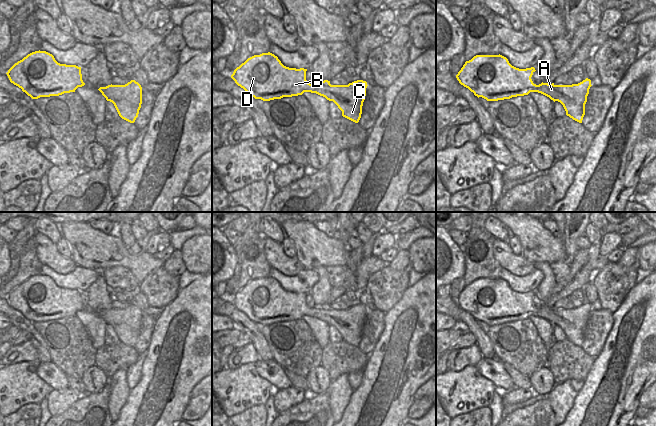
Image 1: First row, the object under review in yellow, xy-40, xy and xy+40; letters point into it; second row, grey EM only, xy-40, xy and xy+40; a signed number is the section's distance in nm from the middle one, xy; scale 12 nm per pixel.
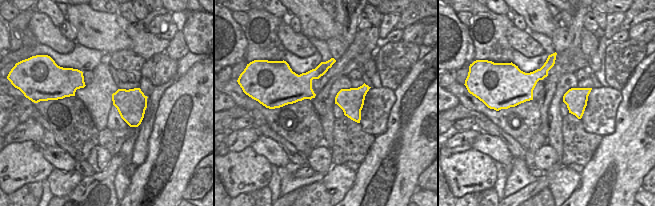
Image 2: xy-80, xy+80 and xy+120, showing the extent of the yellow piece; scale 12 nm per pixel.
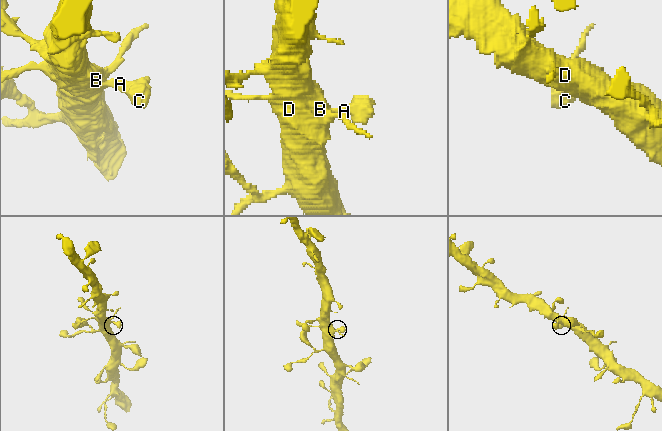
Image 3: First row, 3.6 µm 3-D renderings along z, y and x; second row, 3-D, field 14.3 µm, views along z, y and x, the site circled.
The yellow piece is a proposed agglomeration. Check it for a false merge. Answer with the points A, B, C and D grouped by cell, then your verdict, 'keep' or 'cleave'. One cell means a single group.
A B C D | keep

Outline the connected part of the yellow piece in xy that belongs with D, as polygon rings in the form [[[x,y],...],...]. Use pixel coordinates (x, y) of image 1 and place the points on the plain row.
[[[268,276],[248,282],[234,294],[231,302],[250,320],[263,325],[298,320],[304,316],[316,317],[329,325],[333,325],[342,335],[343,341],[355,347],[359,346],[366,320],[366,312],[368,310],[366,305],[357,304],[348,309],[331,309],[330,305],[324,304],[315,305],[314,308],[310,308],[306,304],[306,295],[307,293],[304,292],[296,293],[286,291],[277,280]]]

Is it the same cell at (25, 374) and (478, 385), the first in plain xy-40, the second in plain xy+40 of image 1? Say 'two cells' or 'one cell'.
one cell

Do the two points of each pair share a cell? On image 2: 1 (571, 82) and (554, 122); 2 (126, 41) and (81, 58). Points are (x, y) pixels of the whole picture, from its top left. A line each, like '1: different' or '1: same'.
1: same
2: different

